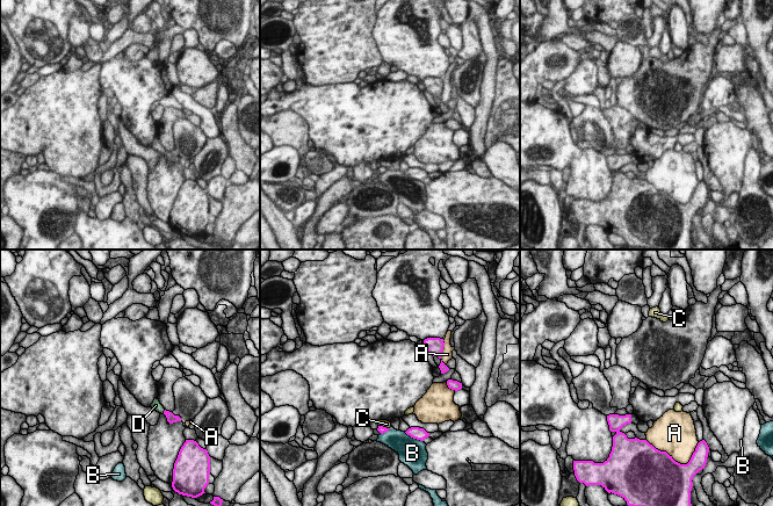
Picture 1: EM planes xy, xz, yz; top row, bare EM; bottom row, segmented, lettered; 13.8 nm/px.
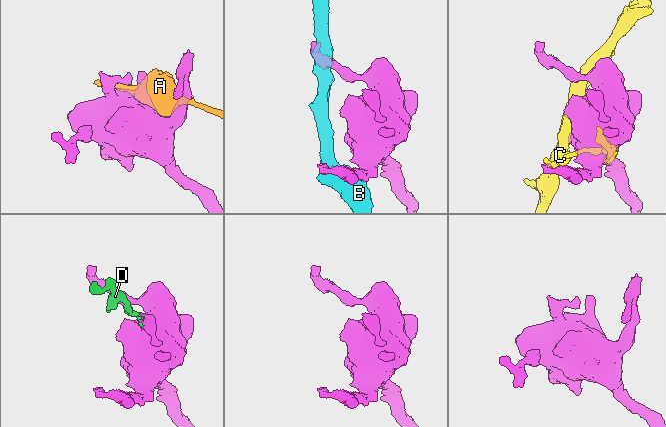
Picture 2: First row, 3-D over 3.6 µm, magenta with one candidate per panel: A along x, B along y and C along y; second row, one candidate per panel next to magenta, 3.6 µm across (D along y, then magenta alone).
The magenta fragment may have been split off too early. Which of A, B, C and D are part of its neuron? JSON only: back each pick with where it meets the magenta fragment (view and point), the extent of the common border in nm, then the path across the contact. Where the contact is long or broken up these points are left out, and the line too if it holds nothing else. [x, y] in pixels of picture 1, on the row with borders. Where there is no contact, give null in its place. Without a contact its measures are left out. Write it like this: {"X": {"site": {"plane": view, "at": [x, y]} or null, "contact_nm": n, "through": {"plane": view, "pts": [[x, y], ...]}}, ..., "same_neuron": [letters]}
{"D": {"site": {"plane": "xy", "at": [164, 412]}, "contact_nm": 70, "through": {"plane": "xy", "pts": [[171, 418], [164, 412], [156, 405]]}}, "same_neuron": ["D"]}

